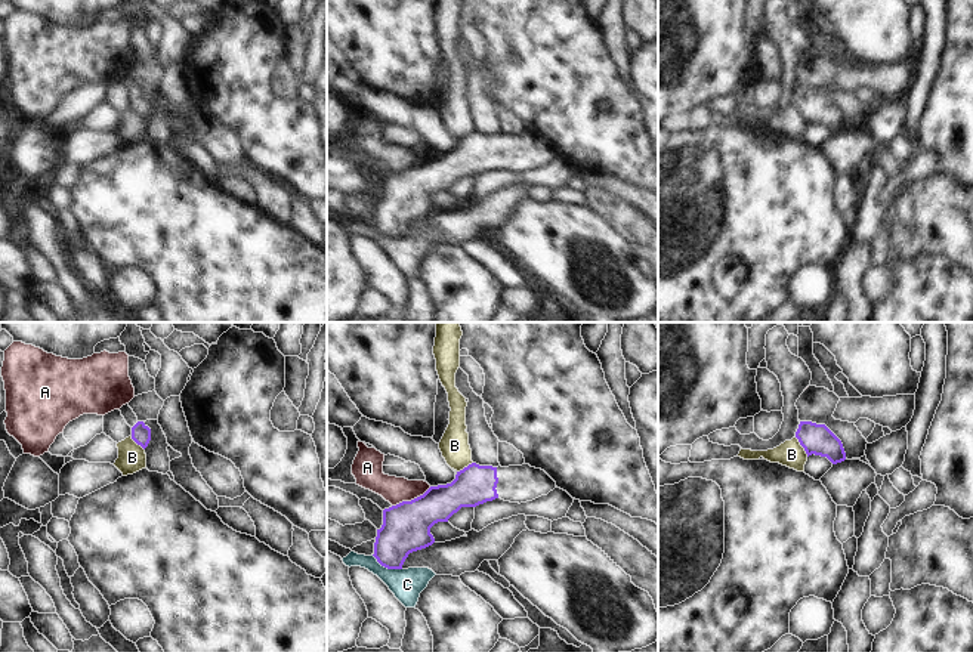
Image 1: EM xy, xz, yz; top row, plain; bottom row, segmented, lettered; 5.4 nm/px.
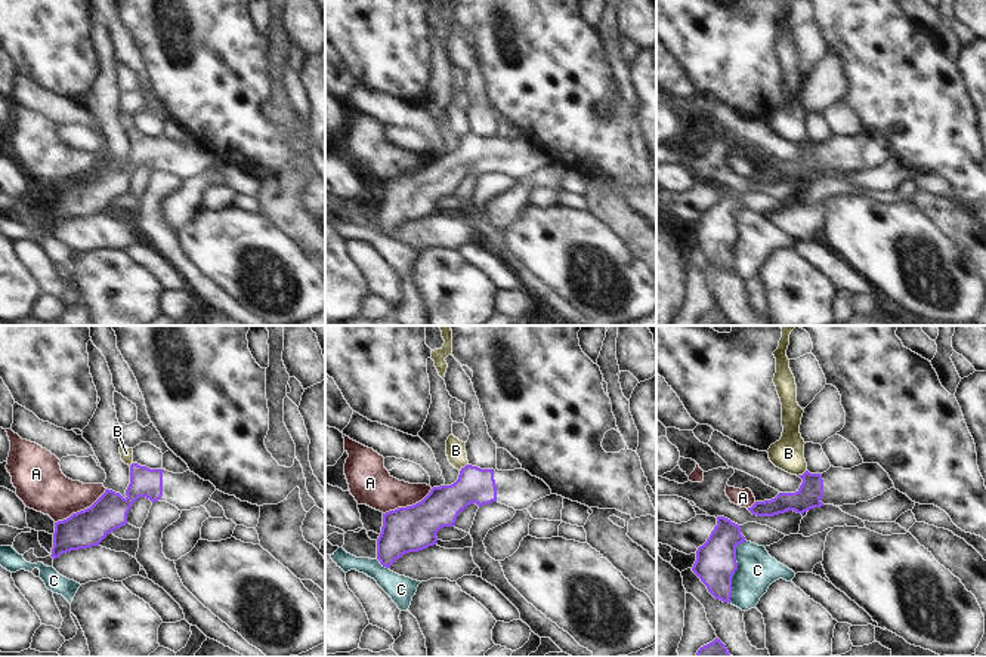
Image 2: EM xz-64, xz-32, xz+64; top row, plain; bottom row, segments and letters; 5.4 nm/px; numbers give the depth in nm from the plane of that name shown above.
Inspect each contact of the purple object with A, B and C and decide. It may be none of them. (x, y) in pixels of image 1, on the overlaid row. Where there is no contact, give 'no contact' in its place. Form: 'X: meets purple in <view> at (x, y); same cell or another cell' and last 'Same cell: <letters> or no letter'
A: meets purple in xz at (411, 500); another cell
B: meets purple in yz at (802, 445); another cell
C: meets purple in xz at (386, 566); another cell
Same cell: no letter

